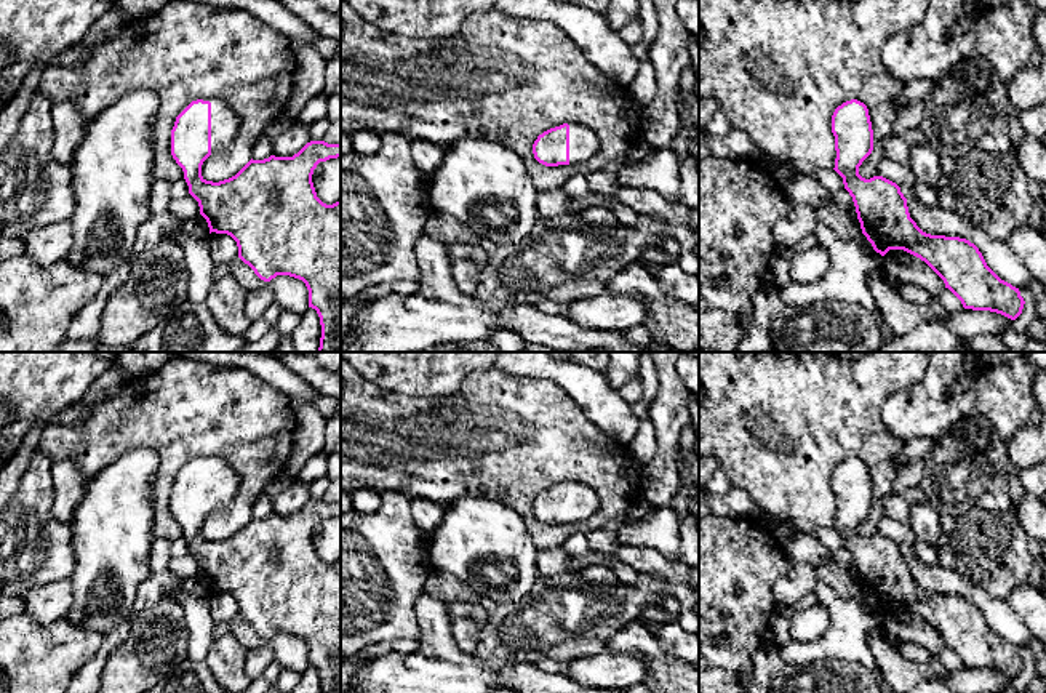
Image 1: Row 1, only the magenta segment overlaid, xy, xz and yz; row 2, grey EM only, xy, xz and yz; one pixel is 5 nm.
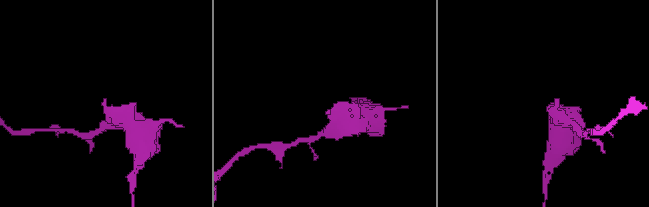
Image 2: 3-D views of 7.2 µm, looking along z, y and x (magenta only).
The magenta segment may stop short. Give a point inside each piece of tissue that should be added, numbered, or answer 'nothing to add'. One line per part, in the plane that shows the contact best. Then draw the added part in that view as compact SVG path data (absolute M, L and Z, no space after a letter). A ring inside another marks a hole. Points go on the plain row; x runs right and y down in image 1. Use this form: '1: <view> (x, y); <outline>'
1: xy (224, 482); M203 456L211 461L211 512L226 507L234 501L238 490L237 472L218 456Z

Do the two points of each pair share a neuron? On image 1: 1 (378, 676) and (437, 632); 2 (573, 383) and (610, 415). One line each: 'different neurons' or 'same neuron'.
1: same neuron
2: same neuron

